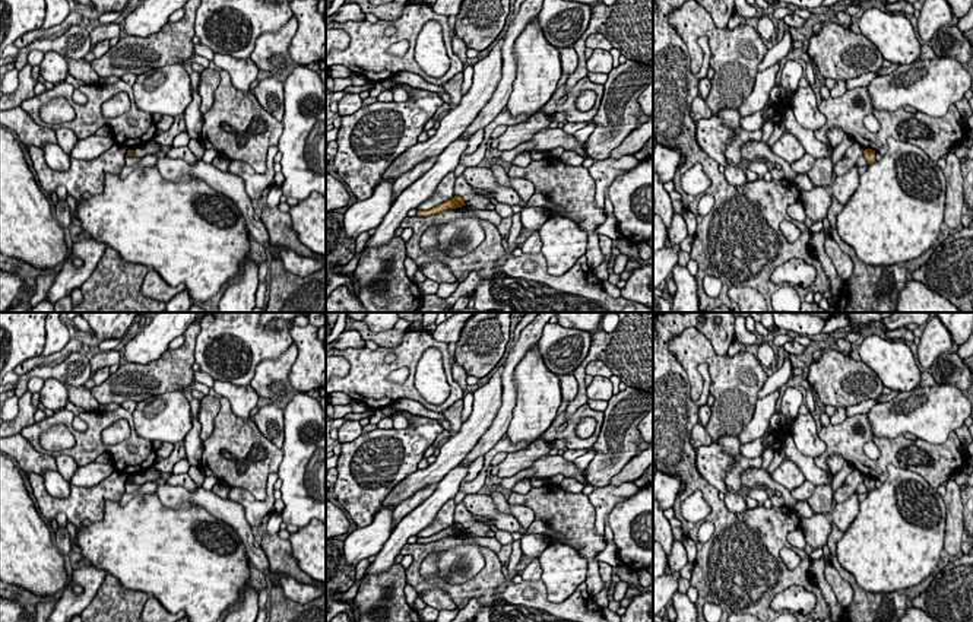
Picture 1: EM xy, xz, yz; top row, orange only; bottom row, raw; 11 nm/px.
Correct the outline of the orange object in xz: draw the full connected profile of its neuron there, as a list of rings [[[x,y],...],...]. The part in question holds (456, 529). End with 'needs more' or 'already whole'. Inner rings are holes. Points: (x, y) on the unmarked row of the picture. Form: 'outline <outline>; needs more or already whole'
outline [[[454,523],[451,527],[444,529],[444,530],[432,534],[430,537],[418,537],[416,543],[431,543],[431,542],[440,540],[443,537],[457,536],[457,534],[462,534],[462,533],[465,533],[465,527],[460,523]]]; already whole

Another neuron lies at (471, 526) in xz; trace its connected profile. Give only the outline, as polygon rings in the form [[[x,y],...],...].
[[[463,502],[456,505],[454,523],[460,523],[465,527],[465,531],[473,533],[481,537],[486,537],[488,531],[491,530],[488,524],[472,518],[472,514],[468,511]]]

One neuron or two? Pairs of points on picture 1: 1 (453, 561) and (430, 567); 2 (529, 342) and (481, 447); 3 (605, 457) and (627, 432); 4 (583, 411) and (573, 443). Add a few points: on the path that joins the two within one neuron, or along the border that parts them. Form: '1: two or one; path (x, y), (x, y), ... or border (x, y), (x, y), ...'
1: one; path (447, 564), (436, 564)
2: one; path (509, 368), (509, 403), (501, 421)
3: one; path (611, 451), (621, 438)
4: one; path (576, 418), (571, 422), (571, 435)

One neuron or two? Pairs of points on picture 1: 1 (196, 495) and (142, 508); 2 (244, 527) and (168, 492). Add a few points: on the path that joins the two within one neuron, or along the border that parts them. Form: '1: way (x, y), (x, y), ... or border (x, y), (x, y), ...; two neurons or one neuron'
1: border (154, 492), (168, 507), (196, 508); two neurons
2: way (225, 510), (203, 498), (187, 498); one neuron

